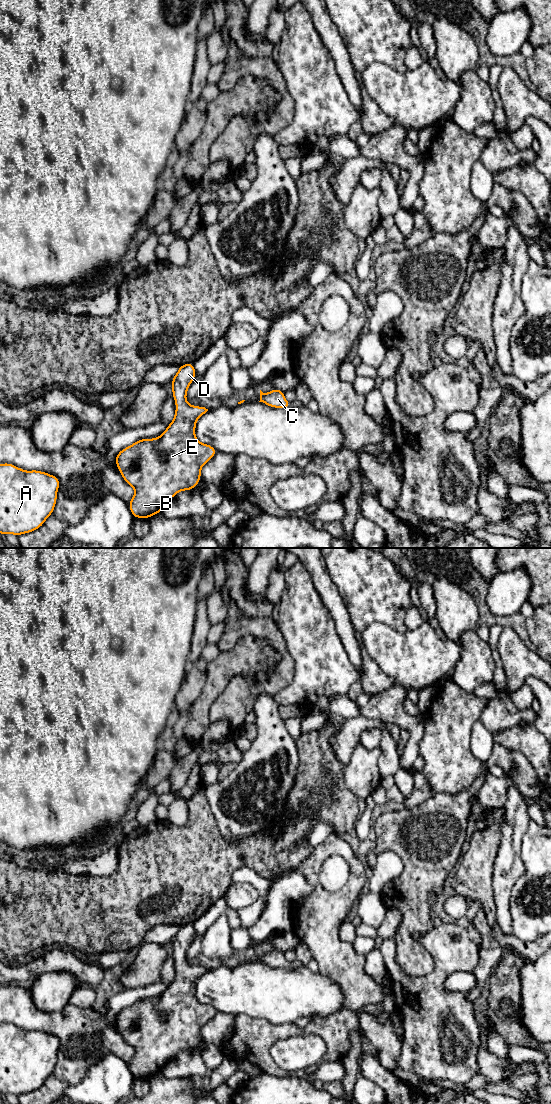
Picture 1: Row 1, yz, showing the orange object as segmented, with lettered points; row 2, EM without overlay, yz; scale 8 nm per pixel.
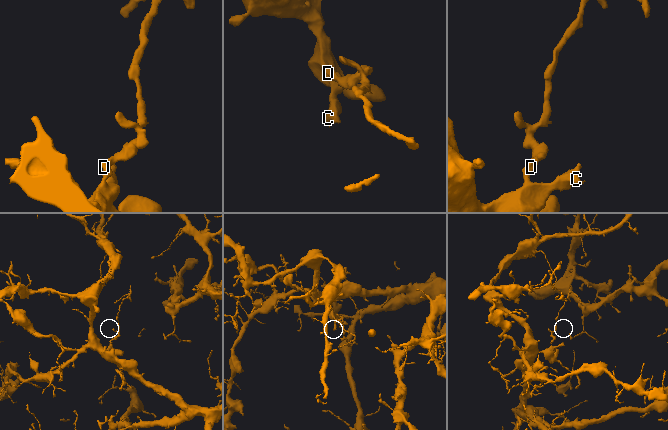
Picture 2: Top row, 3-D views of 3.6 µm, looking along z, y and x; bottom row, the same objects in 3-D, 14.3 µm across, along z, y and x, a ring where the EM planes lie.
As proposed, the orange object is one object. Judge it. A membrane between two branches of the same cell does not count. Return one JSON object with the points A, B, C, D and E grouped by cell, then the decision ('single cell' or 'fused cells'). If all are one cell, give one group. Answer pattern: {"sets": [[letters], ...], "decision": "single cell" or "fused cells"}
{"sets": [["A", "B", "C", "D", "E"]], "decision": "single cell"}

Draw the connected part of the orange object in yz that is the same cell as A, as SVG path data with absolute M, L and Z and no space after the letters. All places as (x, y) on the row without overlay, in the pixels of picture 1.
M0 1024L0 1094L19 1096L39 1089L53 1074L59 1046L54 1035Z

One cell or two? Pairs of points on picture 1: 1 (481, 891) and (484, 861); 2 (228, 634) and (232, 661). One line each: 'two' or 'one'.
1: one
2: two

